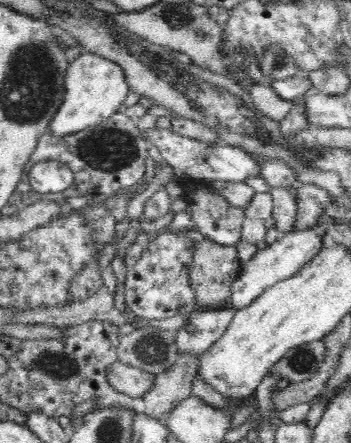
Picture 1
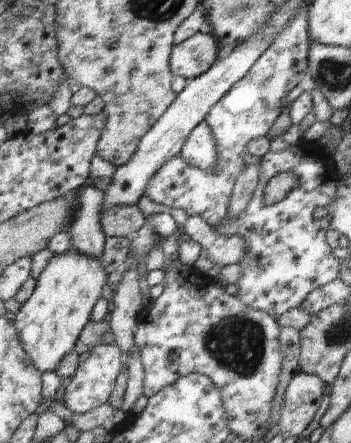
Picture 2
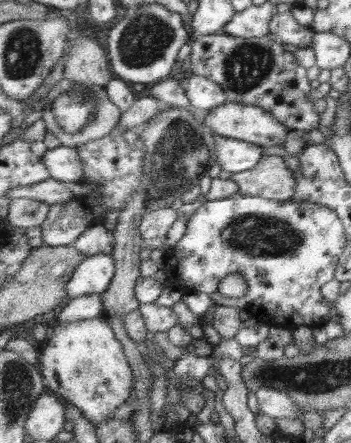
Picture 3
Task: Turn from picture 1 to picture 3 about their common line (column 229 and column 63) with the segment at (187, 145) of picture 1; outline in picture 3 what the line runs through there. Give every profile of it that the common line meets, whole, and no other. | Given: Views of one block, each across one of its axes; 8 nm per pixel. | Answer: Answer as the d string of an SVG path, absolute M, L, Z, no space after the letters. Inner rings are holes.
M61 144L57 148L49 148L49 152L45 152L45 156L41 156L41 158L53 180L75 182L75 184L79 184L83 180L83 168L81 168L83 162L75 148Z

